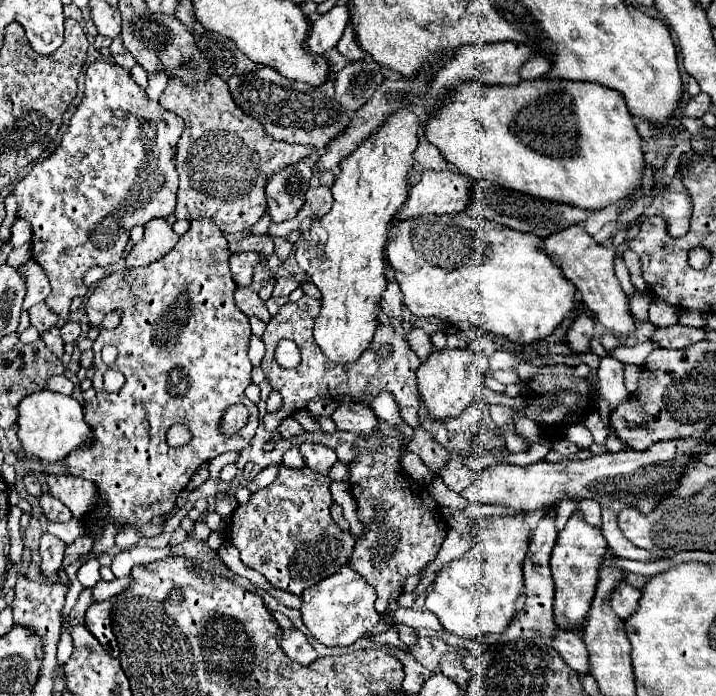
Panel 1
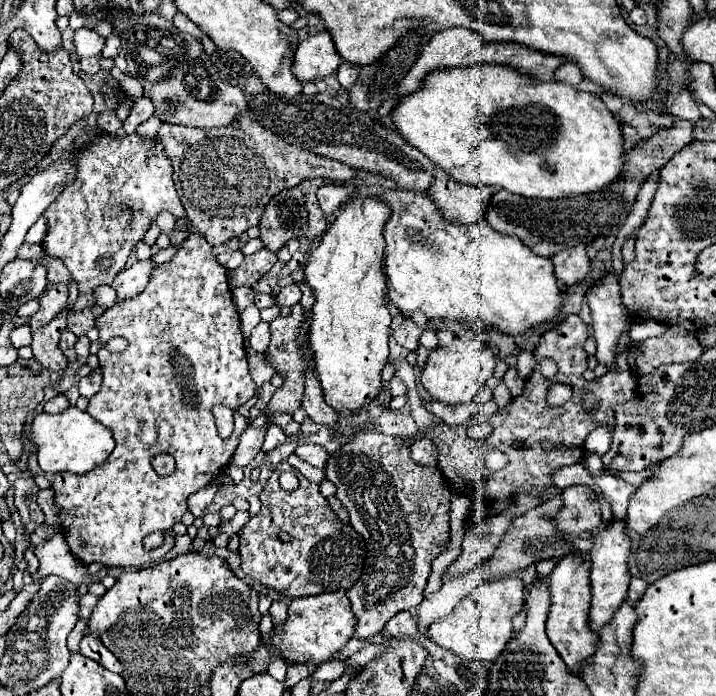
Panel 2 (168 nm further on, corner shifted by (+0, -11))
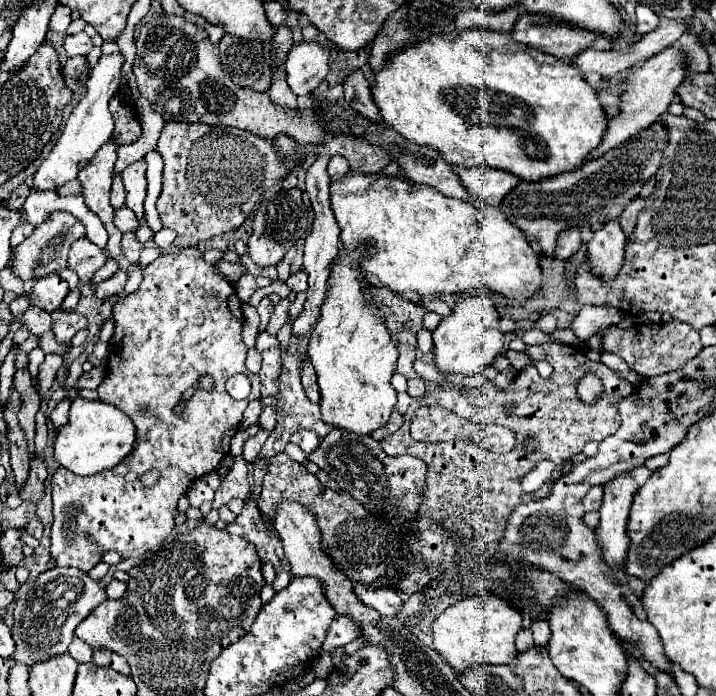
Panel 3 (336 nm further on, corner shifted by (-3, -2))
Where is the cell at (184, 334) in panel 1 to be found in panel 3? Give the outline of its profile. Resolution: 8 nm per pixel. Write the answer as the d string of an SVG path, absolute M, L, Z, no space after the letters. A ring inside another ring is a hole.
M198 247L180 249L180 251L176 251L176 253L162 253L152 265L148 265L148 267L144 269L144 281L140 283L138 291L134 291L134 293L126 295L124 299L120 299L120 301L114 305L112 315L114 315L114 325L116 325L116 329L114 329L114 337L112 337L112 341L110 341L108 375L106 375L106 379L102 381L102 385L100 385L96 391L98 391L98 395L100 395L100 401L106 401L106 403L118 407L120 411L124 411L124 413L134 421L134 425L136 425L136 435L138 435L138 439L136 439L136 443L134 443L134 451L130 451L130 455L126 455L126 459L122 459L122 463L118 463L118 467L114 467L114 471L104 471L102 475L94 475L94 477L80 477L80 475L74 475L72 471L66 471L64 467L58 467L56 473L52 475L52 481L50 481L50 483L52 483L52 503L54 503L54 523L52 523L50 557L52 557L52 561L54 561L58 567L78 567L78 569L82 569L82 571L90 571L96 563L102 561L102 555L104 555L106 551L110 551L110 549L122 553L122 557L140 557L140 555L144 555L146 551L150 551L150 549L158 547L160 543L164 543L164 539L172 535L174 513L176 513L176 503L178 503L178 499L190 489L190 485L192 485L196 479L200 479L202 475L214 471L214 469L220 465L220 461L222 461L222 459L228 455L228 451L230 451L230 439L232 439L232 435L234 435L236 429L238 429L238 423L240 423L240 419L242 419L242 413L244 413L246 405L250 403L250 399L260 399L260 377L254 375L254 373L250 373L250 371L246 369L246 365L244 365L244 361L246 361L246 351L248 351L248 349L246 349L246 345L242 343L242 321L244 321L244 319L242 319L242 305L240 305L240 299L238 299L234 287L230 285L230 281L224 279L224 277L220 277L220 275L216 273L214 265L210 265L210 263L206 263L206 261L202 259L202 251L200 251ZM236 373L248 375L248 379L250 379L250 383L252 383L252 393L250 393L250 397L244 399L244 401L232 399L232 397L228 395L226 387L224 387L224 383L226 383L232 375L236 375ZM202 375L212 375L212 377L214 377L214 391L196 389L196 383L198 383L198 379L200 379ZM190 389L192 389L192 395L190 395L190 399L186 401L182 413L176 413L174 407L178 407L178 405L184 401L184 393L190 391ZM150 469L158 469L158 471L160 471L160 479L158 479L158 483L156 483L154 487L146 487L146 485L142 485L142 481L140 481L140 477L142 477L146 471L150 471Z

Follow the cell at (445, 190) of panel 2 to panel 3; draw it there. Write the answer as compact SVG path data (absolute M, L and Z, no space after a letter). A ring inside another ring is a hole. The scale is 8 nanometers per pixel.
M486 165L464 169L460 173L460 179L472 195L482 197L492 207L498 207L502 199L506 197L506 193L510 193L520 183L516 175L508 171L486 167Z

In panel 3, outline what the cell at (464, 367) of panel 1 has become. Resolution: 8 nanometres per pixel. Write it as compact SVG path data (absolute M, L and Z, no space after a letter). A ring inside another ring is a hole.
M488 295L462 297L452 313L440 321L434 331L434 359L440 371L476 375L484 365L490 365L496 355L502 353L504 335L500 331L500 315L496 311L494 299Z

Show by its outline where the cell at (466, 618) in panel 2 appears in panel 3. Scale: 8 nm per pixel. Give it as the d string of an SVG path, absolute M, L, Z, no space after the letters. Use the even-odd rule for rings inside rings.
M466 597L448 607L432 621L432 643L456 673L478 665L516 665L516 633L522 629L522 615L498 597Z

